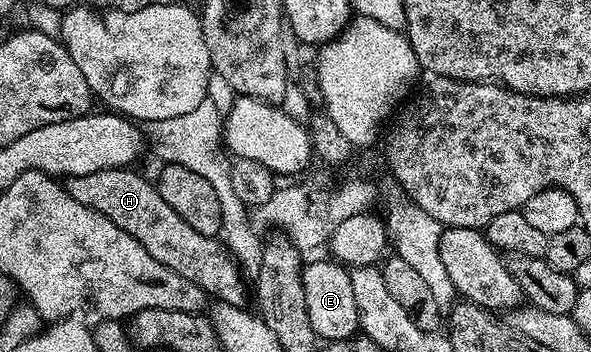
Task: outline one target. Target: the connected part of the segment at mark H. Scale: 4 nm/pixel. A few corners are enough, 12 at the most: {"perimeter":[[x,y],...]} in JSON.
{"perimeter":[[132,167],[67,178],[71,197],[225,305],[246,281]]}

